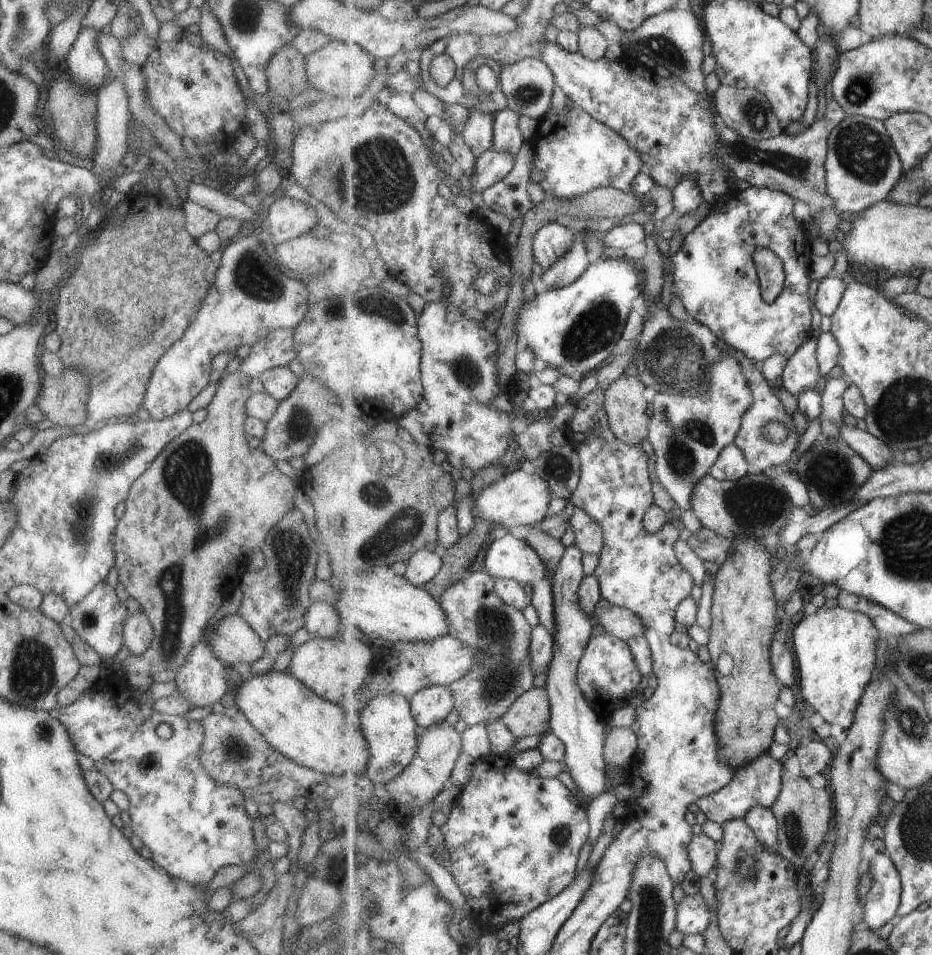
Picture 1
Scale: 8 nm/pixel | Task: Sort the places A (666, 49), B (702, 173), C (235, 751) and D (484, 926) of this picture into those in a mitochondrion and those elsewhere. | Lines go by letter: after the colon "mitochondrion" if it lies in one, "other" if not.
A: mitochondrion
B: other
C: mitochondrion
D: other

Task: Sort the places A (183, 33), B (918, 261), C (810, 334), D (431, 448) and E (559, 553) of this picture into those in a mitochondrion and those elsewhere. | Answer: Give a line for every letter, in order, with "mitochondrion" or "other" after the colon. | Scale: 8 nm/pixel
A: other
B: other
C: other
D: other
E: other

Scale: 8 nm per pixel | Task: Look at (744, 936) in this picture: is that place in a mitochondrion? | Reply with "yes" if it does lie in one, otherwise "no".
no

